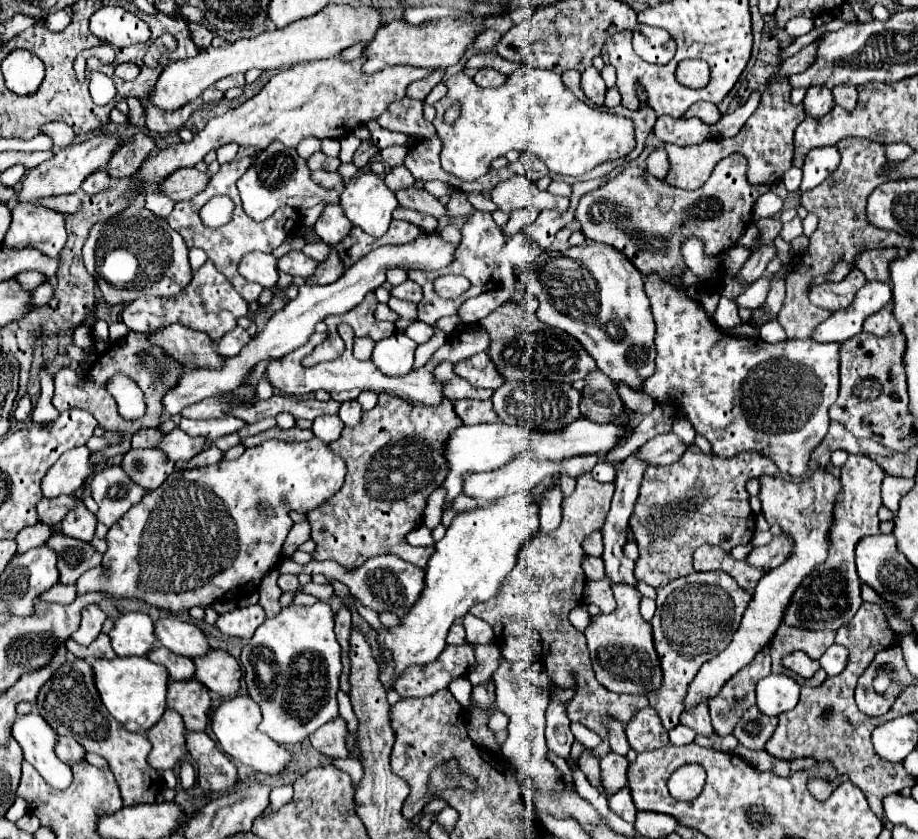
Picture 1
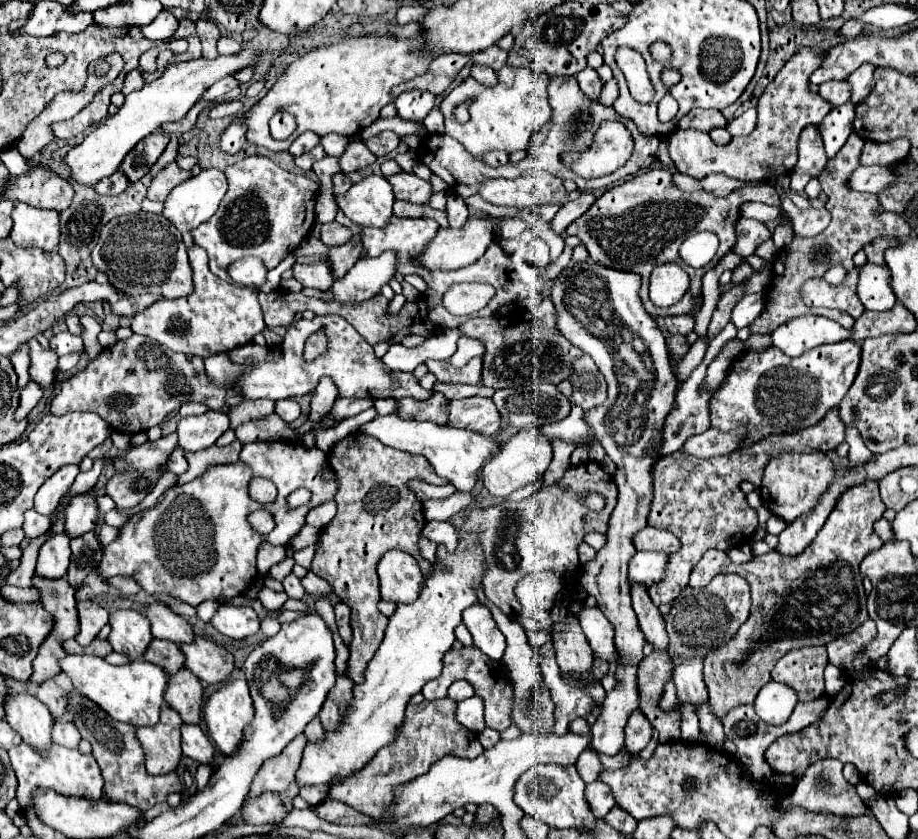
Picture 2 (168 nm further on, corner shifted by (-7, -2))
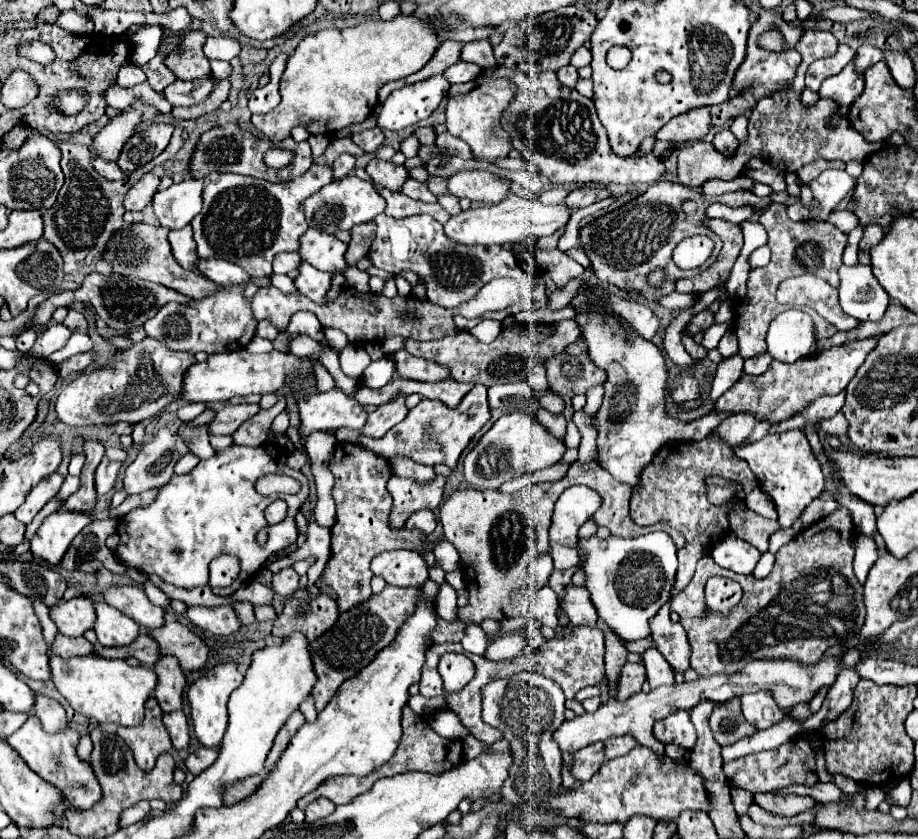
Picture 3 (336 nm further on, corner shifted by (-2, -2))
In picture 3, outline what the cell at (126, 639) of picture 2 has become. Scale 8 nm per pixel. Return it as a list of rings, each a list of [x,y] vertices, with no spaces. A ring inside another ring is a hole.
[[[96,601],[96,635],[98,635],[98,643],[104,647],[124,647],[128,643],[132,643],[138,633],[140,627],[136,621],[128,619],[126,615],[120,615],[120,611],[116,611],[114,607],[108,607],[108,603],[104,601]]]

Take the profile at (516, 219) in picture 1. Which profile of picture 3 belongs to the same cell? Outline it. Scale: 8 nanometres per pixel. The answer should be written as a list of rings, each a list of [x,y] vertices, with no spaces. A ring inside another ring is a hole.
[[[553,189],[542,192],[539,196],[539,200],[546,205],[557,205],[564,201],[568,195],[566,190]]]

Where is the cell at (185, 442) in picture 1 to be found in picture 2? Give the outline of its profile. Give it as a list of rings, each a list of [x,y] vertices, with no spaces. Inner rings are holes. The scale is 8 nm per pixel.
[[[171,433],[167,437],[161,437],[159,441],[153,443],[143,443],[139,447],[133,447],[133,451],[125,451],[113,459],[113,469],[115,473],[123,471],[147,471],[147,469],[157,469],[161,463],[165,463],[177,447],[177,435]]]

